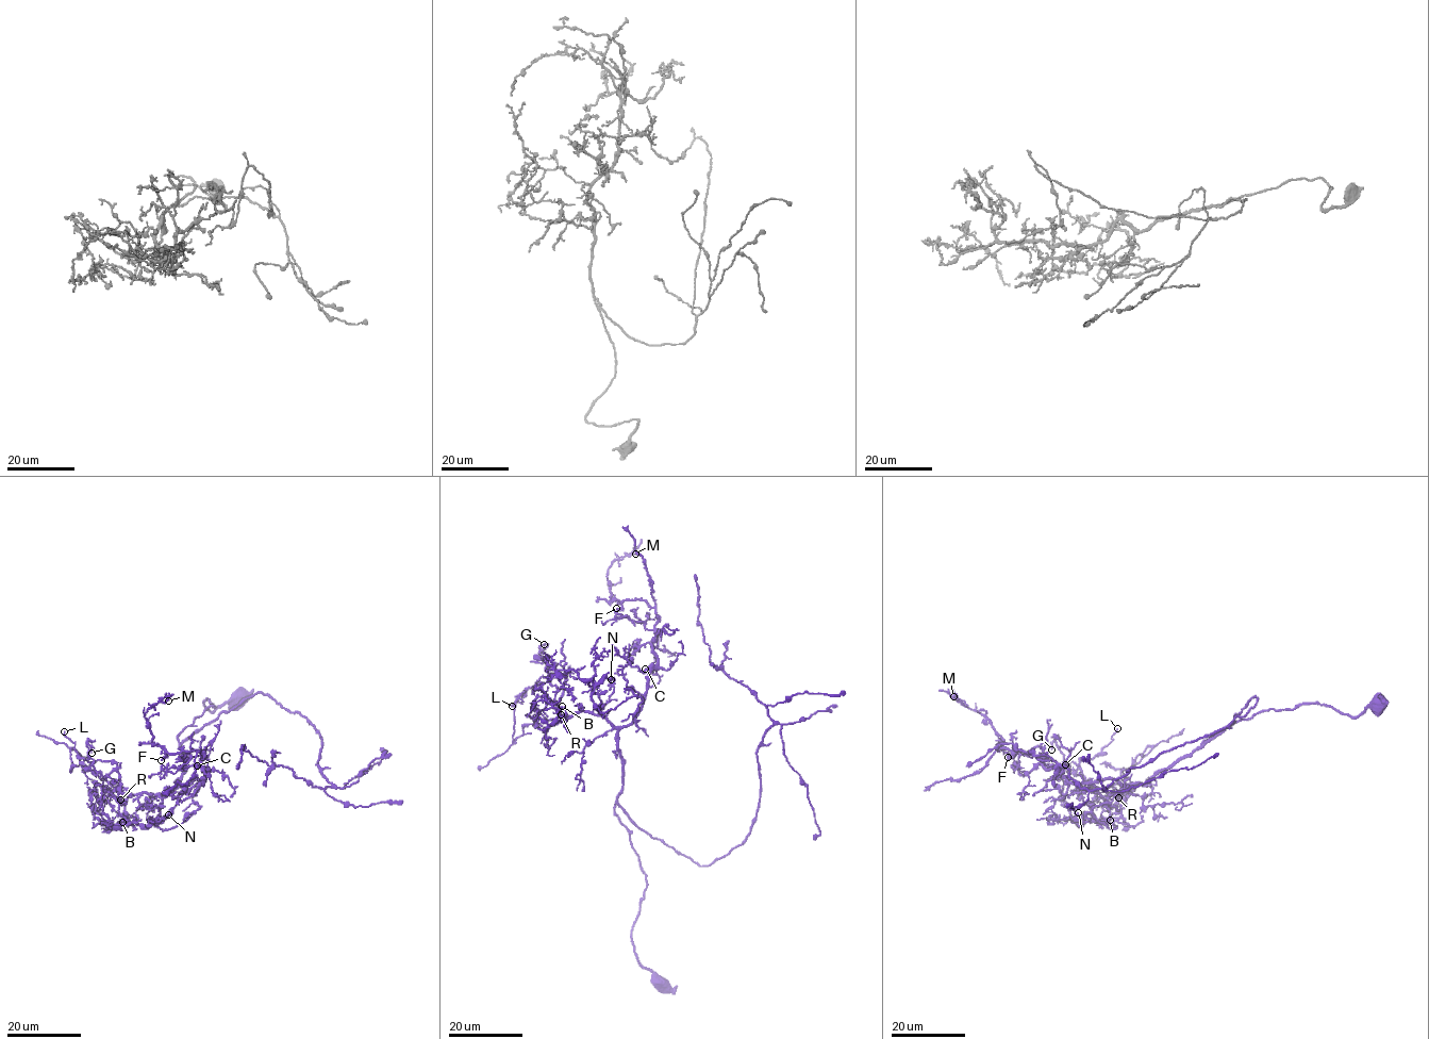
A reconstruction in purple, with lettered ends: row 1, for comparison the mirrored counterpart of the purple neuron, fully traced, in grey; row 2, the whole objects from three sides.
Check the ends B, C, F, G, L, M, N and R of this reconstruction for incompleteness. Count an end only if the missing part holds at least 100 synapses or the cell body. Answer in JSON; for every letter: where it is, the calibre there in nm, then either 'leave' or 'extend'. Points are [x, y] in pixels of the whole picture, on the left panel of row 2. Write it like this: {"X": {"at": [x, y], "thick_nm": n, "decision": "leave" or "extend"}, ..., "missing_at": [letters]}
{"B": {"at": [122, 822], "thick_nm": 190, "decision": "leave"}, "C": {"at": [197, 765], "thick_nm": 260, "decision": "extend"}, "F": {"at": [161, 760], "thick_nm": 240, "decision": "leave"}, "G": {"at": [92, 753], "thick_nm": 160, "decision": "leave"}, "L": {"at": [64, 731], "thick_nm": 110, "decision": "leave"}, "M": {"at": [168, 701], "thick_nm": 150, "decision": "leave"}, "N": {"at": [168, 814], "thick_nm": 220, "decision": "leave"}, "R": {"at": [120, 800], "thick_nm": 200, "decision": "leave"}, "missing_at": ["C"]}

